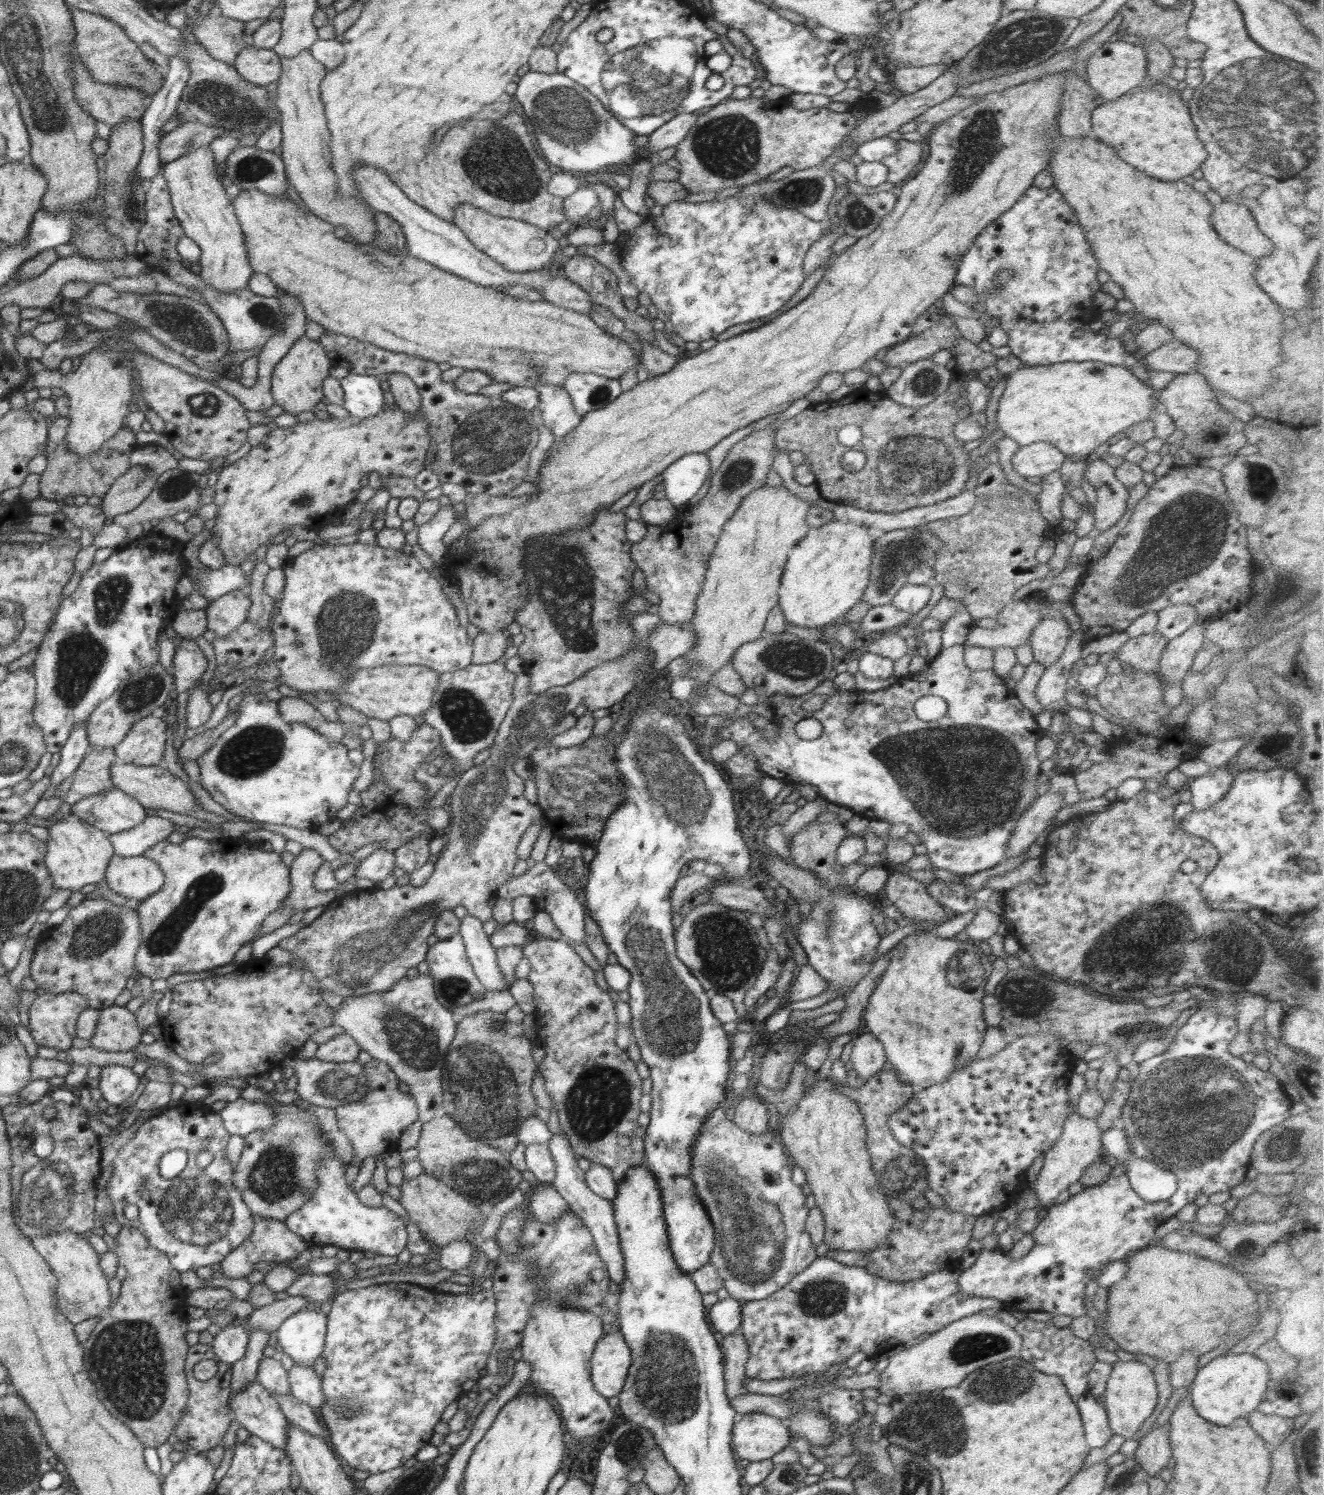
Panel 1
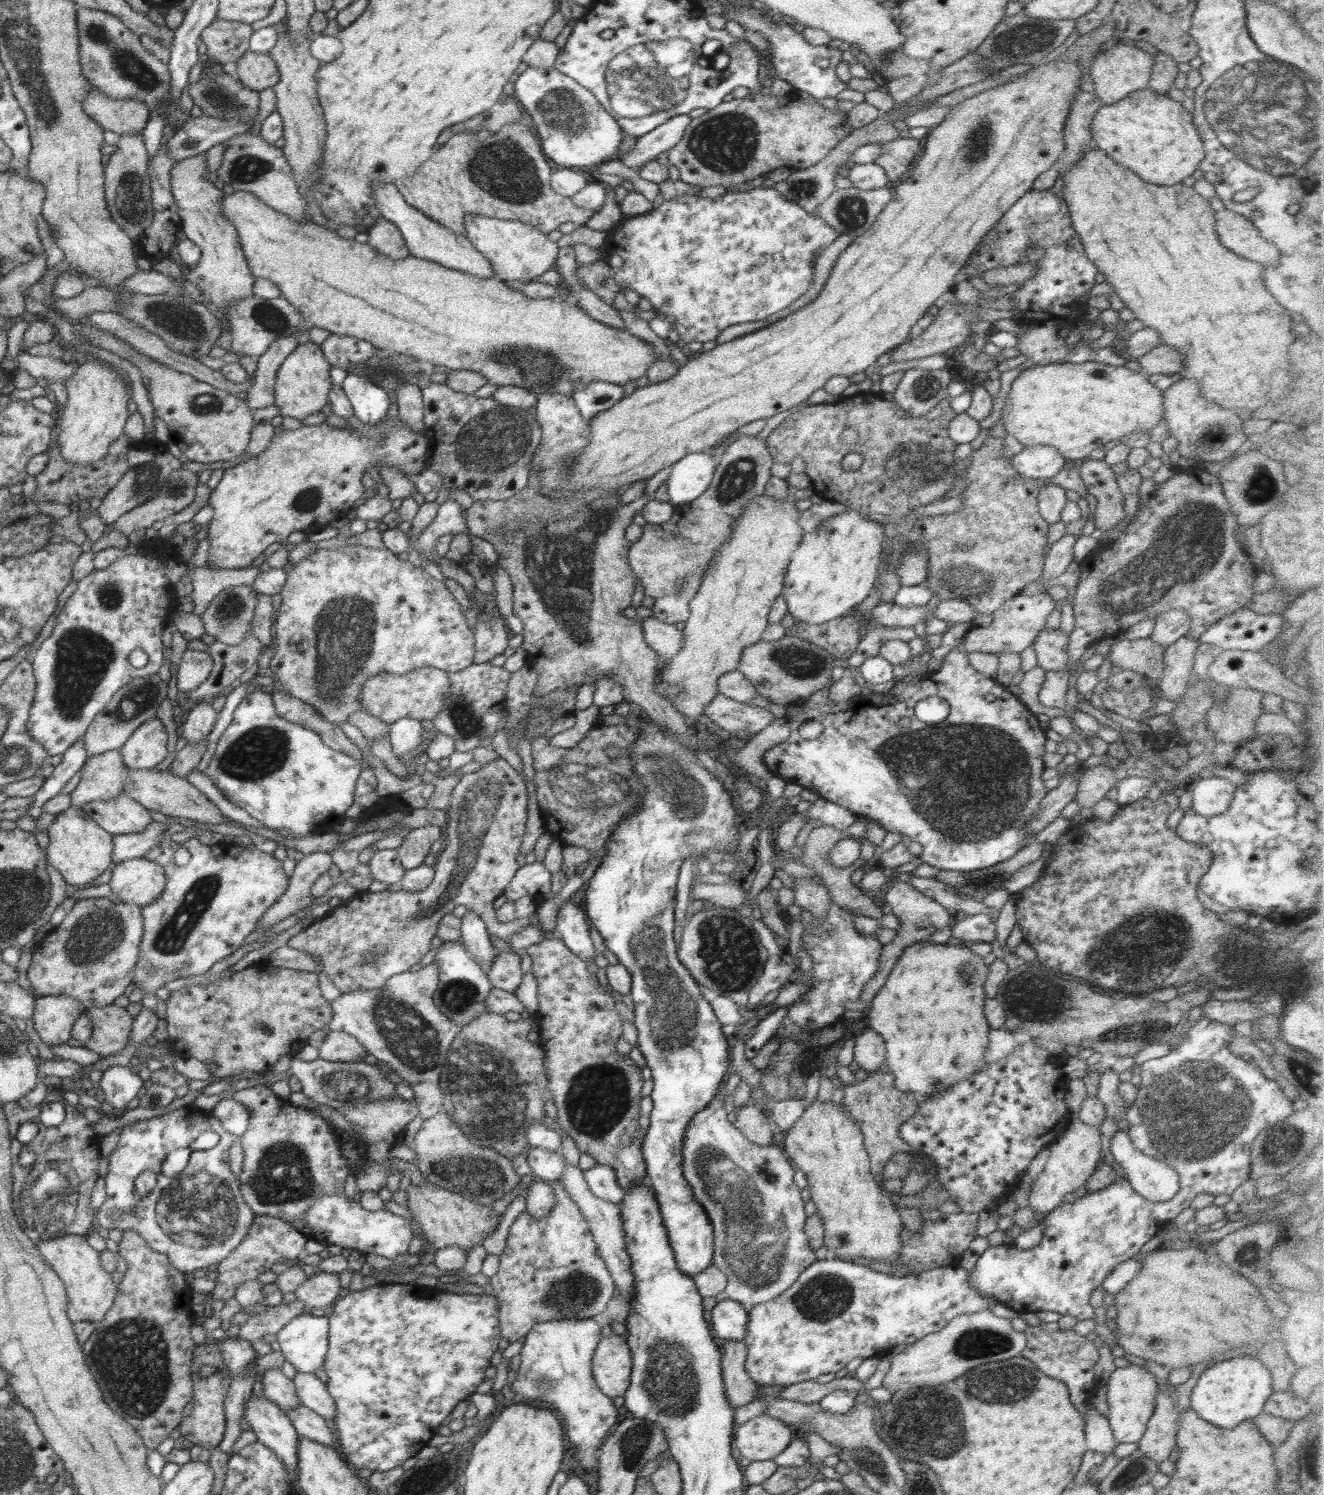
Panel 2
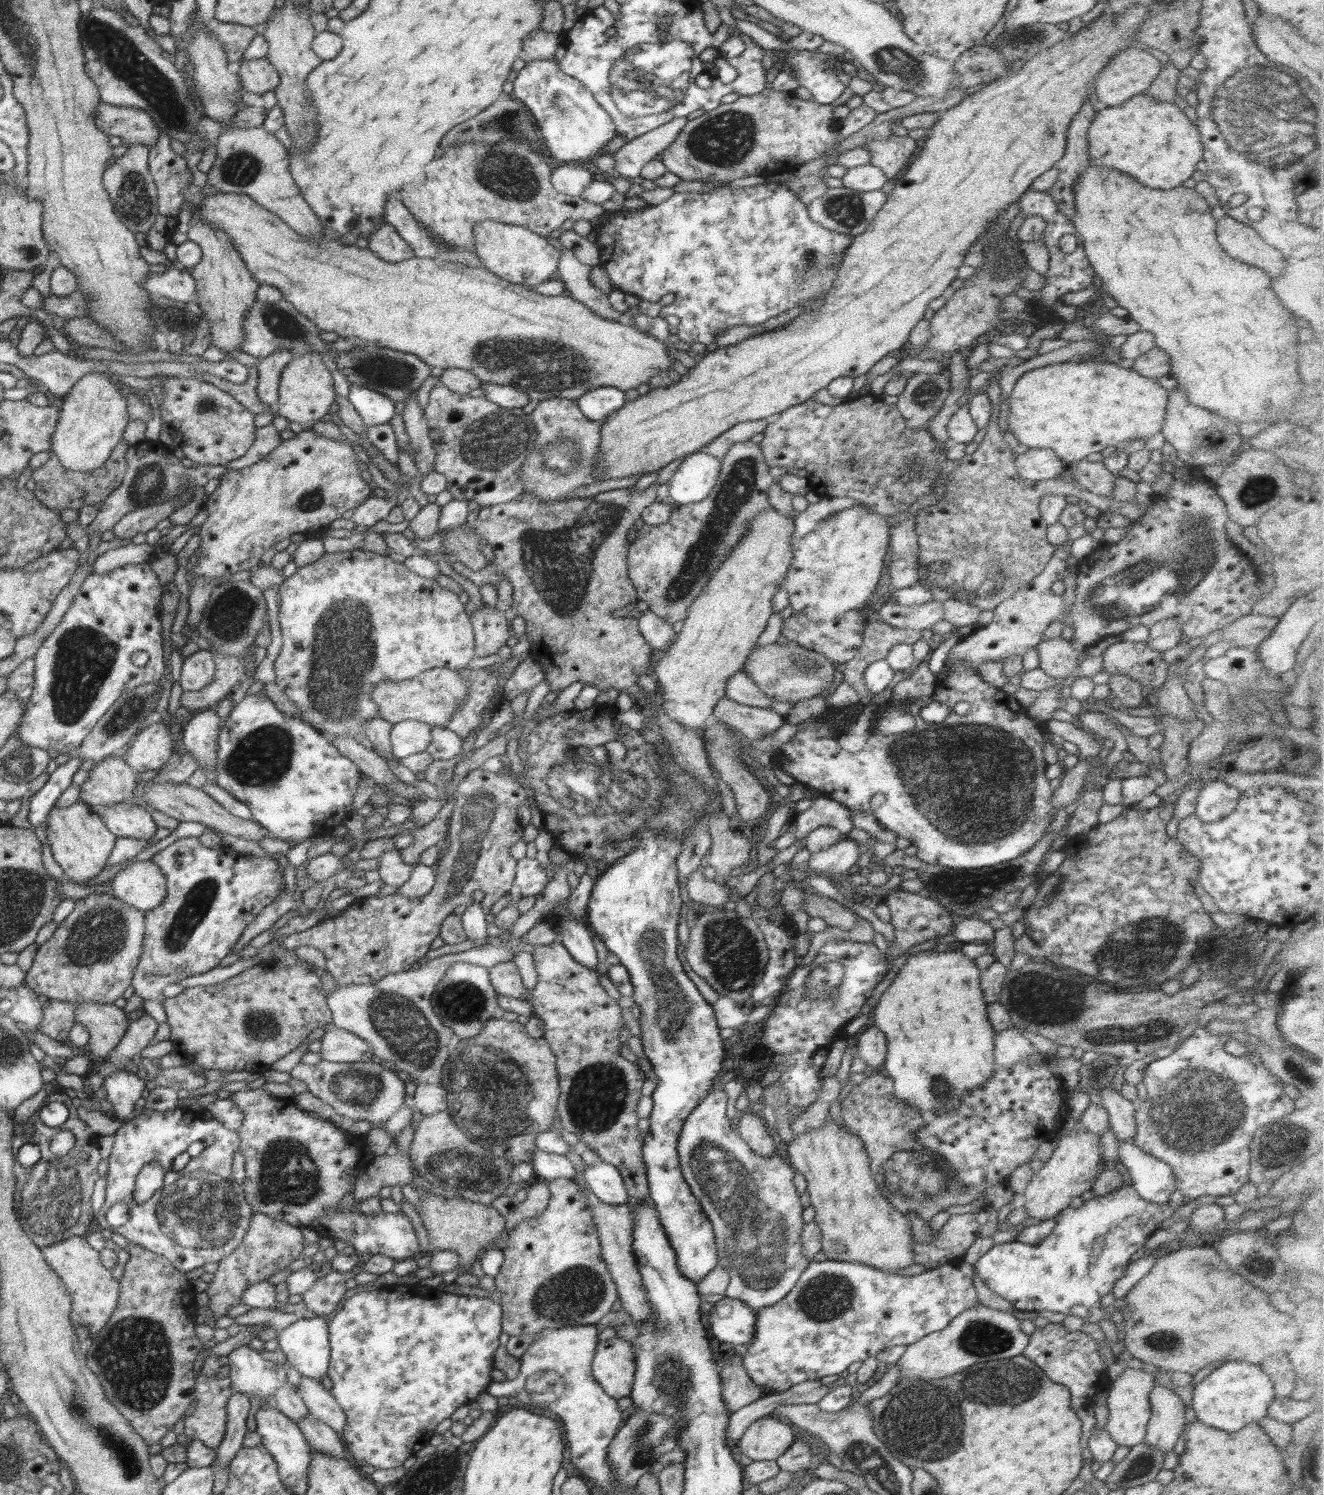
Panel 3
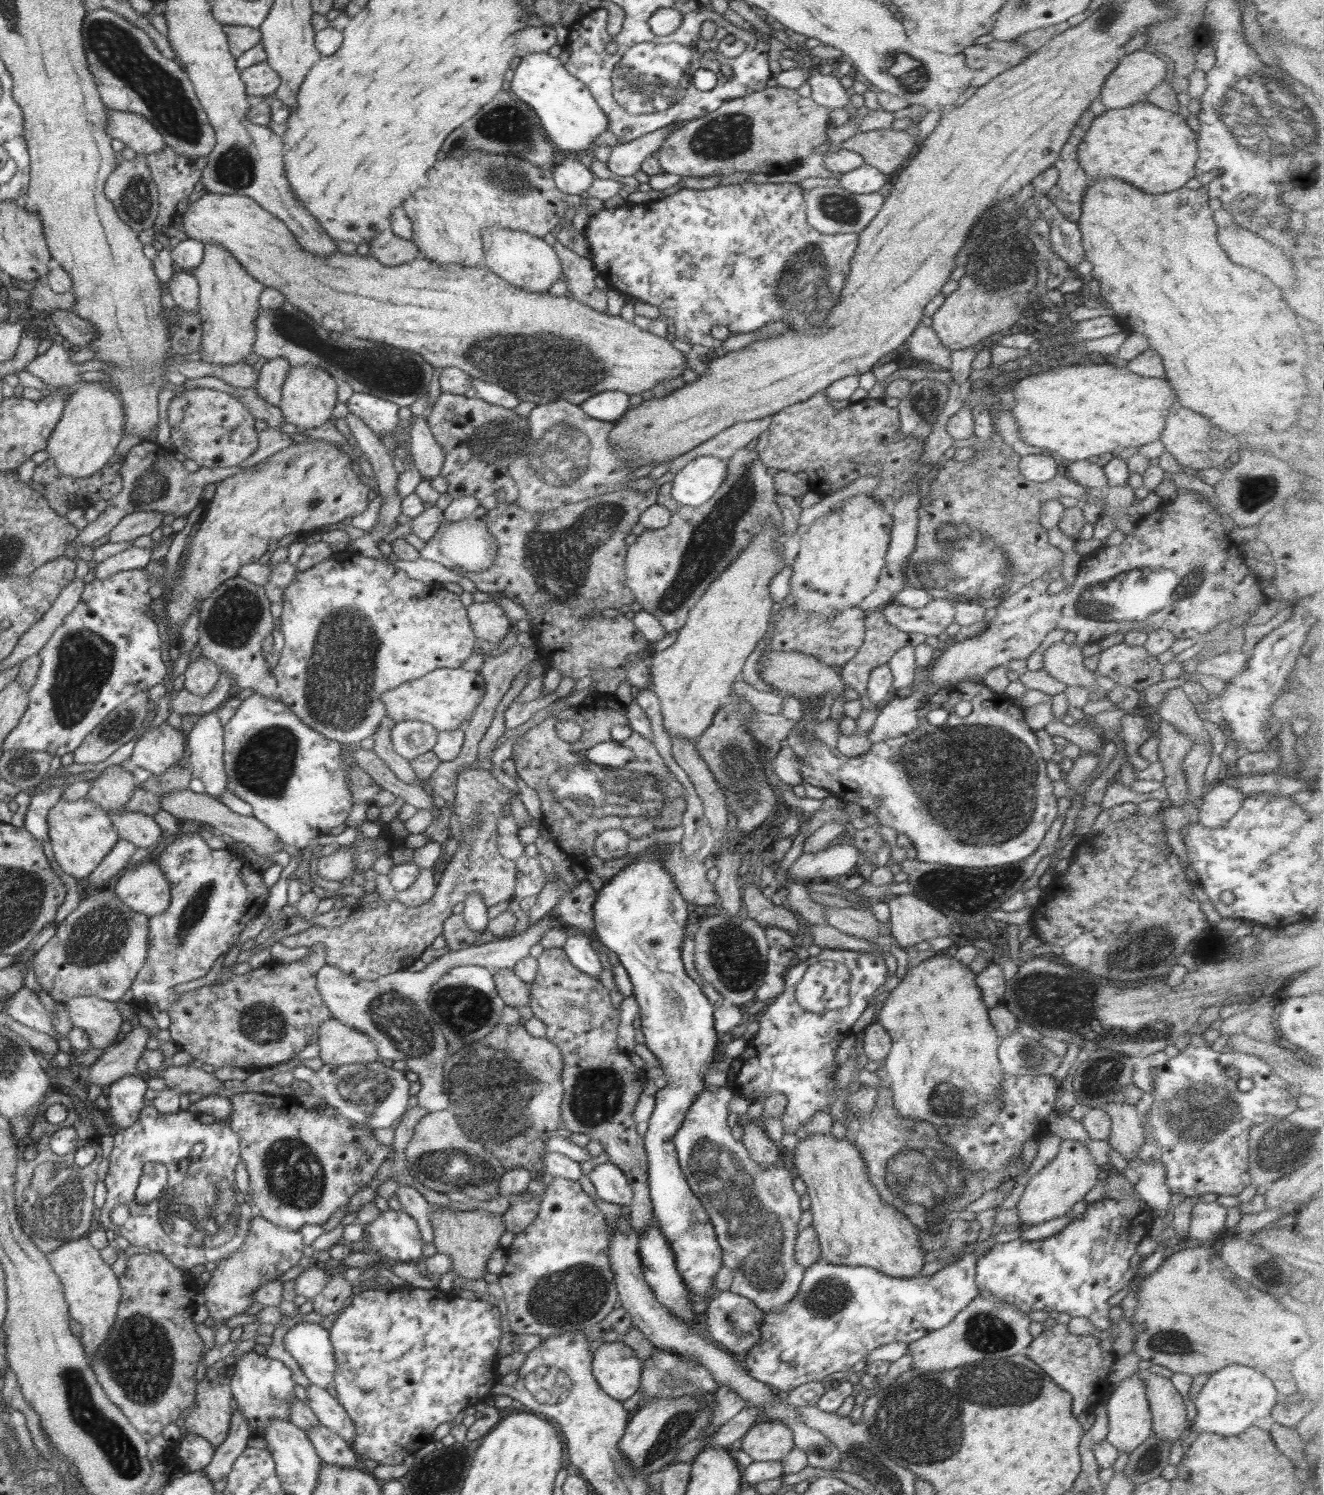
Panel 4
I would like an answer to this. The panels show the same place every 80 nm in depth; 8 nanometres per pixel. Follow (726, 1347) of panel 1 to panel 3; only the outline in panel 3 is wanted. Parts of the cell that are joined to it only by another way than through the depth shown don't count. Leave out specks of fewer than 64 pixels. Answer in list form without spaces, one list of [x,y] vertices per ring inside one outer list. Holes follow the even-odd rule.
[[[736,1349],[736,1353],[724,1355],[720,1364],[719,1376],[722,1385],[722,1398],[730,1414],[740,1408],[758,1400],[760,1389],[758,1385],[748,1377],[742,1365],[743,1350]]]

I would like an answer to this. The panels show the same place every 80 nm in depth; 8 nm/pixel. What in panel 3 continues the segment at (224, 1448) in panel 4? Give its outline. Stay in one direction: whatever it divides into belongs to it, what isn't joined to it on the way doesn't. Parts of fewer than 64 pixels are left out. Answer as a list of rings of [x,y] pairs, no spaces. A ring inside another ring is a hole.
[[[232,1391],[228,1397],[227,1405],[227,1421],[225,1426],[225,1435],[219,1447],[213,1451],[214,1458],[222,1466],[229,1466],[231,1460],[239,1453],[245,1434],[248,1432],[246,1420],[250,1414],[249,1396],[238,1391]]]

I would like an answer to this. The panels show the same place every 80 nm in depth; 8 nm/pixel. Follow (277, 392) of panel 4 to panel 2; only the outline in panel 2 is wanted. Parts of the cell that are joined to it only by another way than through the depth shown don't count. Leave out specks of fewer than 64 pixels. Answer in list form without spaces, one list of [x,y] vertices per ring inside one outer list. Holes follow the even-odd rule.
[[[289,334],[272,342],[266,352],[259,356],[255,378],[252,386],[247,390],[248,399],[245,400],[245,404],[248,409],[254,411],[274,405],[278,369],[298,344],[297,338]]]

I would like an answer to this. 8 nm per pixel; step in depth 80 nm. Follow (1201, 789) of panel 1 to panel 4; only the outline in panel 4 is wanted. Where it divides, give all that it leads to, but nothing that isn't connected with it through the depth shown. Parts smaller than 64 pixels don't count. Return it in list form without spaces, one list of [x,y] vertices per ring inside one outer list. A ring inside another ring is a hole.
[[[1221,781],[1204,792],[1198,820],[1206,828],[1217,829],[1240,810],[1245,794],[1231,783]]]

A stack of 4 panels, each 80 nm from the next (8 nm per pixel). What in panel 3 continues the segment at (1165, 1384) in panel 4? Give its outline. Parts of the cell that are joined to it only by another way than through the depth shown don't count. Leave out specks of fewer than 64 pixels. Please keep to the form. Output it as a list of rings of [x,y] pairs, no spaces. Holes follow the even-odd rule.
[[[1158,1383],[1149,1394],[1149,1403],[1151,1417],[1144,1443],[1167,1453],[1173,1450],[1185,1429],[1184,1403],[1174,1391]]]

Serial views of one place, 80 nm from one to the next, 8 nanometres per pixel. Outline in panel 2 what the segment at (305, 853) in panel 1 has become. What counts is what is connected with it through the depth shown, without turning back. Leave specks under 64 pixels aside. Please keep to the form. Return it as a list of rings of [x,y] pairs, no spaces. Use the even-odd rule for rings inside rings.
[[[324,851],[303,854],[303,858],[296,863],[288,889],[272,906],[269,906],[261,916],[260,922],[257,922],[255,930],[276,924],[316,903],[317,898],[310,894],[310,889],[321,874],[329,872],[333,863],[329,853]]]

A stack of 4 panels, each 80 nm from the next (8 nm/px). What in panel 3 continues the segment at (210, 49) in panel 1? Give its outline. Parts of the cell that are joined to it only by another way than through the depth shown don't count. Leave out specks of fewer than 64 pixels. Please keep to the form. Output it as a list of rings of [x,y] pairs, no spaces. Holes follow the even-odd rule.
[[[216,20],[213,21],[210,29],[224,47],[229,62],[242,60],[253,36],[262,31],[261,27],[244,26]]]

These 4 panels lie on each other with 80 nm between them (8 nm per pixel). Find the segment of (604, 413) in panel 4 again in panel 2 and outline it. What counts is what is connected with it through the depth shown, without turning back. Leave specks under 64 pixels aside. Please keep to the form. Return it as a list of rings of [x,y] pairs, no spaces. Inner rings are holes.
[[[595,380],[576,387],[571,392],[571,397],[575,400],[578,413],[588,421],[620,402],[624,391],[620,385]]]

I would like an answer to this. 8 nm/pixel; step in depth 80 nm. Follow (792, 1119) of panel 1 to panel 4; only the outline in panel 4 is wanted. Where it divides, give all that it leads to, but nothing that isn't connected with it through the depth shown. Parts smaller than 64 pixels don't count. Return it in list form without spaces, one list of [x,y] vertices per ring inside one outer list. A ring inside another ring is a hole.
[[[816,1133],[798,1139],[794,1166],[811,1198],[812,1224],[823,1262],[867,1266],[894,1278],[918,1276],[926,1260],[918,1230],[903,1211],[886,1204],[870,1182],[856,1146],[831,1134]]]

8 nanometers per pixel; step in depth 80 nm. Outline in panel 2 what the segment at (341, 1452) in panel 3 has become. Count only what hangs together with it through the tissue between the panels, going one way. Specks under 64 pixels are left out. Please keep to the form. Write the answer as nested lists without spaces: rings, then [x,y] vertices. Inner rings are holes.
[[[302,1404],[295,1409],[285,1410],[285,1413],[300,1437],[308,1438],[308,1440],[313,1440],[336,1449],[334,1434],[330,1431],[328,1424],[325,1423],[325,1418],[322,1418]]]

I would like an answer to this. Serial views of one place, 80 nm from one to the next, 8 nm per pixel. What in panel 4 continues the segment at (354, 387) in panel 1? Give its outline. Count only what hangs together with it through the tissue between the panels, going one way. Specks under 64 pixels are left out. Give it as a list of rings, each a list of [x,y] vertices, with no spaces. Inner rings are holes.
[[[354,391],[346,406],[354,416],[364,421],[375,433],[395,432],[400,420],[399,407],[391,400]]]

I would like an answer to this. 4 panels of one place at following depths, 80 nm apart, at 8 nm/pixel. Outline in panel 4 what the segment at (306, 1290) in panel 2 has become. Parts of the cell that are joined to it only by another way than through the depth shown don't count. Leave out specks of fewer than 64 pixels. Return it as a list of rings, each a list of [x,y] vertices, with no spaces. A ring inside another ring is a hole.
[[[342,1273],[331,1276],[323,1288],[323,1292],[311,1298],[314,1312],[322,1316],[334,1314],[344,1308],[346,1299],[352,1294],[353,1284],[348,1282]]]

